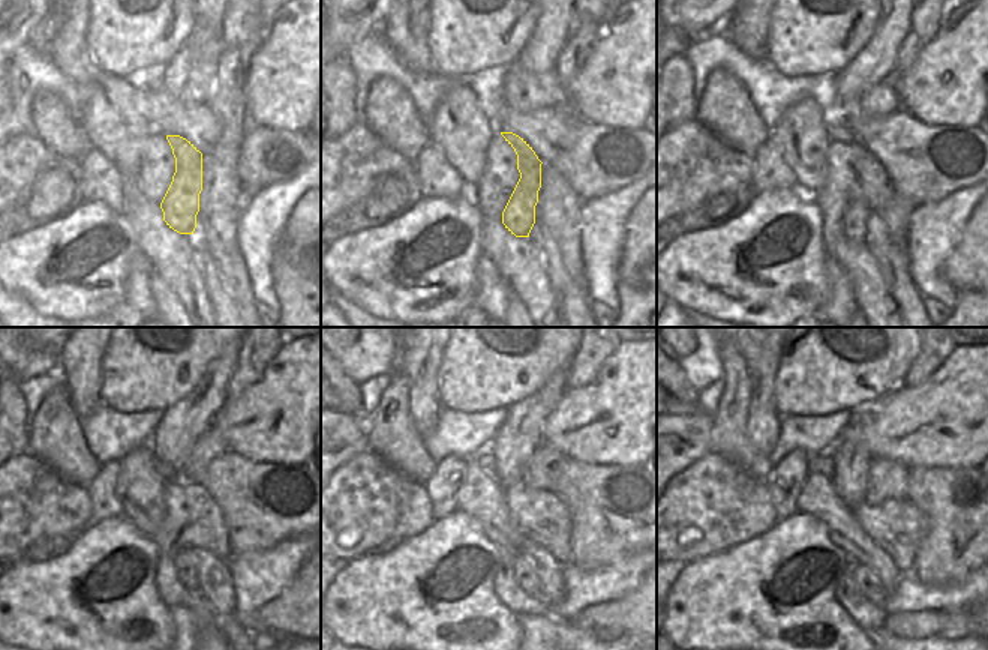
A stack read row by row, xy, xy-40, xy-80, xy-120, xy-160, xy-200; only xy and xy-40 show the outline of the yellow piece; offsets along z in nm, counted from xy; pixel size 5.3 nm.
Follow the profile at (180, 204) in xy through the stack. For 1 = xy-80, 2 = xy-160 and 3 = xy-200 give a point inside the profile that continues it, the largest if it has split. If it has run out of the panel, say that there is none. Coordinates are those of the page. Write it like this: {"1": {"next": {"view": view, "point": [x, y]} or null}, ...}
{"1": {"next": {"view": "xy-80", "point": [855, 218]}}, "2": {"next": {"view": "xy-160", "point": [523, 571]}}, "3": {"next": {"view": "xy-200", "point": [868, 584]}}}

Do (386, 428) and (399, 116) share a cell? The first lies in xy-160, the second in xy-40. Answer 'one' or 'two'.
one

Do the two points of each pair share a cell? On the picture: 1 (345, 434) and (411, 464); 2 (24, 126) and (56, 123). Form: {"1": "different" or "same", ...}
{"1": "different", "2": "different"}

